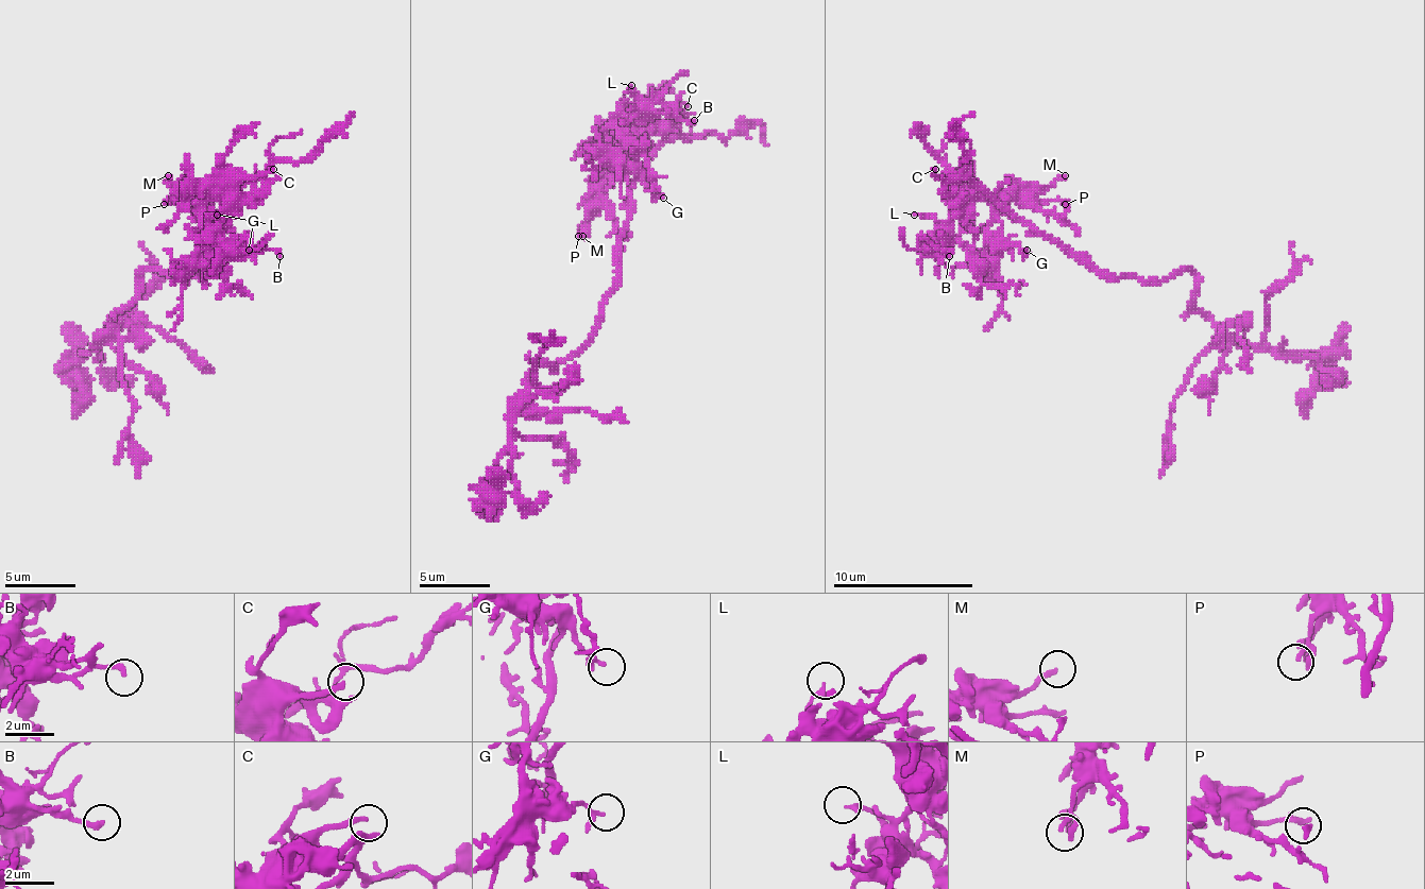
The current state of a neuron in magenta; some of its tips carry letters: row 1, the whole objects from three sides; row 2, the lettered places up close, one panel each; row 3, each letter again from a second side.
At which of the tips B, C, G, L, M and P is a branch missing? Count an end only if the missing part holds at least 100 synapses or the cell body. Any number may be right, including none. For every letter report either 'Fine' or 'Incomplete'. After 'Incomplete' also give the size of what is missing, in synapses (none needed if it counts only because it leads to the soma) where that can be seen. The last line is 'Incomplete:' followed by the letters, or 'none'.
B: Fine
C: Incomplete
G: Fine
L: Fine
M: Fine
P: Fine
Incomplete: C

